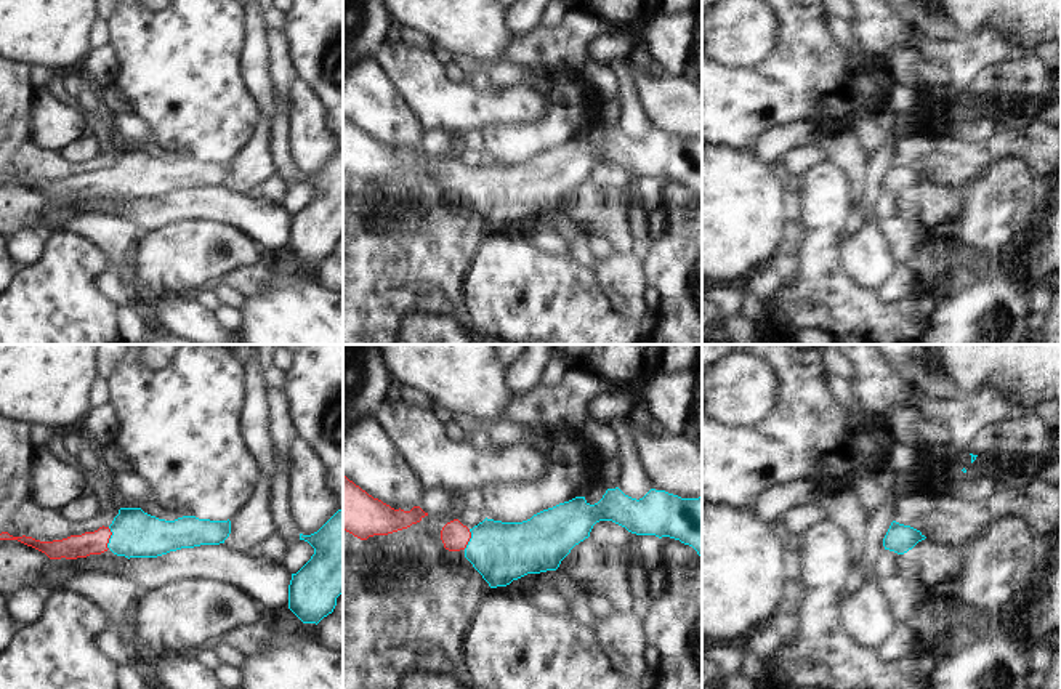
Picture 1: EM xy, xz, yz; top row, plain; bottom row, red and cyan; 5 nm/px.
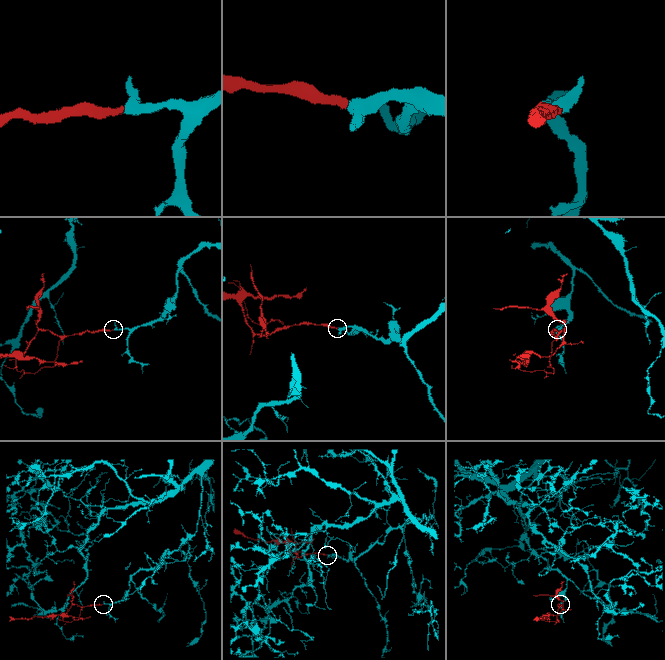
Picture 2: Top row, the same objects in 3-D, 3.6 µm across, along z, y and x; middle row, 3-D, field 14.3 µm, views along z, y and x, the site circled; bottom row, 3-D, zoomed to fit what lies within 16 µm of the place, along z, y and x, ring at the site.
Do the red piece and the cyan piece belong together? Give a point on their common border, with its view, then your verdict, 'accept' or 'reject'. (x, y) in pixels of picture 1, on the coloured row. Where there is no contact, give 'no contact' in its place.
contact xy (109, 537); accept

